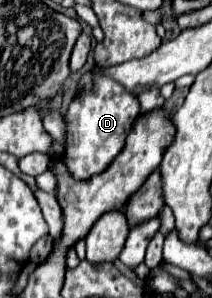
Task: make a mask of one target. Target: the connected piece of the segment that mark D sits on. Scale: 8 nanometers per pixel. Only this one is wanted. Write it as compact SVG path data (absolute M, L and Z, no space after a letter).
M98 75L94 91L86 95L76 95L68 107L68 115L66 115L68 171L76 179L88 179L90 175L104 171L110 165L110 161L122 151L130 125L134 123L138 113L140 113L138 99L134 95L122 89L122 85Z

